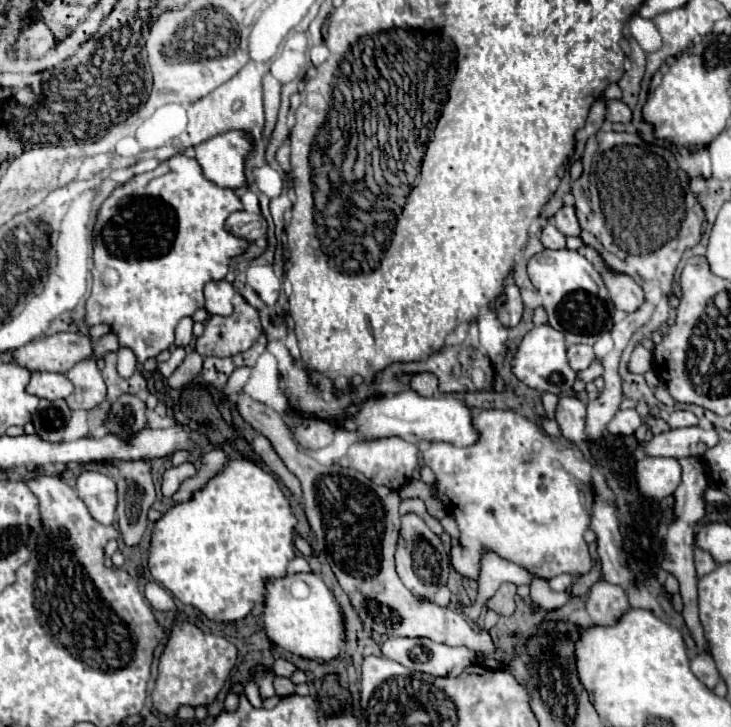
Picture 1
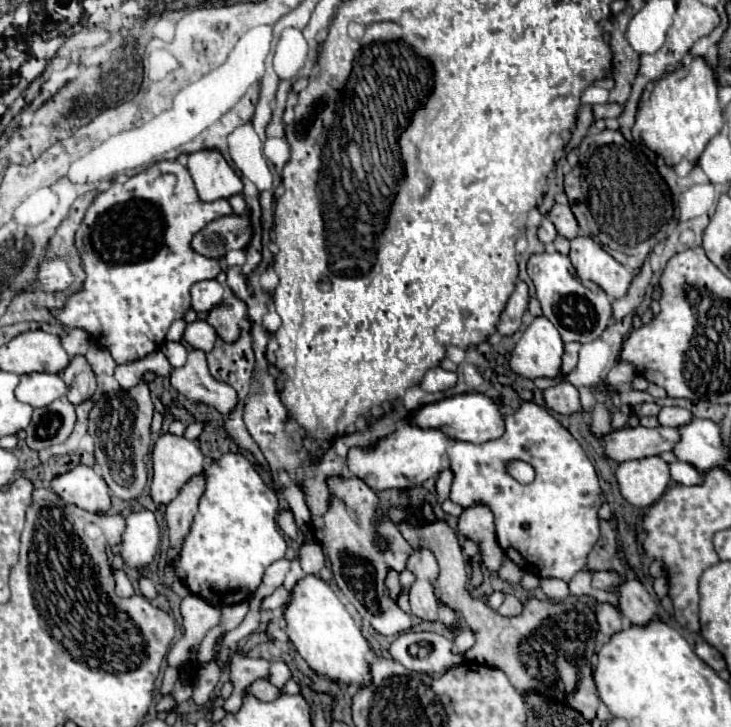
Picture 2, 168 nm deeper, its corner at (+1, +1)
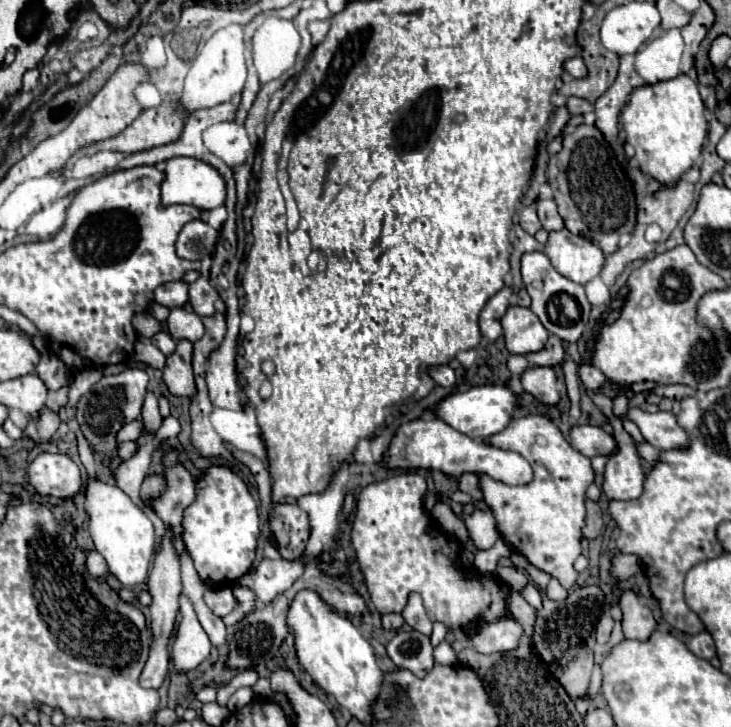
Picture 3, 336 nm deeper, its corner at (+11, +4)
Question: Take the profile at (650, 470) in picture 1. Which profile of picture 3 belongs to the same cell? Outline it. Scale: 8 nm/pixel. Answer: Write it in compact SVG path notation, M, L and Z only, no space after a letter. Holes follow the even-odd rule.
M608 414L608 422L614 428L614 436L618 440L620 450L606 462L602 490L610 500L640 498L640 494L644 492L644 478L646 478L642 458L628 432L624 432L624 428L618 426L620 420Z

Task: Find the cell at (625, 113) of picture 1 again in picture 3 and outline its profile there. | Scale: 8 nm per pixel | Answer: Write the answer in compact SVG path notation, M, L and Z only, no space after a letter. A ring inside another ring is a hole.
M572 96L572 98L568 98L566 108L570 110L570 114L586 114L586 112L592 112L592 110L594 110L594 104L590 104L590 102L584 100L584 98Z

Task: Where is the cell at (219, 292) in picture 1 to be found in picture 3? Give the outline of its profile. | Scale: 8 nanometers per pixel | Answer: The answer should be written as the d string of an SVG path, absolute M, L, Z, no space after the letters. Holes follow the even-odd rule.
M176 280L176 282L168 282L162 284L160 288L156 288L154 292L154 300L166 308L180 308L186 306L188 302L188 282L184 280Z

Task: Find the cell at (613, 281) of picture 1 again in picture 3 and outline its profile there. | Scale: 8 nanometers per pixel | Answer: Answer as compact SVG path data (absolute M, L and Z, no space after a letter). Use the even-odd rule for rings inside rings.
M566 228L550 234L544 252L562 276L578 284L586 284L600 276L606 264L606 256L598 246L582 236L574 236Z

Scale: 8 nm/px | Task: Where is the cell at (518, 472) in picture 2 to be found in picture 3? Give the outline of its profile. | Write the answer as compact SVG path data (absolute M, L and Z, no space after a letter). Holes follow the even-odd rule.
M428 410L420 418L402 424L396 434L392 436L392 442L388 450L384 452L382 466L386 468L402 468L402 470L418 470L418 468L430 468L436 472L460 476L464 472L472 474L488 474L494 480L500 480L504 484L528 484L532 480L532 468L530 464L516 452L500 450L494 446L484 444L482 440L468 438L454 428L450 428L446 422L438 418L430 418Z

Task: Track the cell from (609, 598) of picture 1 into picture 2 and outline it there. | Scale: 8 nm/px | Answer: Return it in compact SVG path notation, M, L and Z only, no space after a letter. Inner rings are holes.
M602 603L598 609L596 609L596 619L598 619L598 625L600 625L600 631L606 635L606 637L612 637L616 635L618 631L622 631L622 617L620 613L608 605L608 603Z

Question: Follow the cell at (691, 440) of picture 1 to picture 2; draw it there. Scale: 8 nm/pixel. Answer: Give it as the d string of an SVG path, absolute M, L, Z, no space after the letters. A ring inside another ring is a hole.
M624 427L620 431L612 431L602 439L604 455L618 463L642 459L648 455L658 455L662 451L672 451L674 443L678 441L678 431L672 427L656 427L646 429L638 427Z

